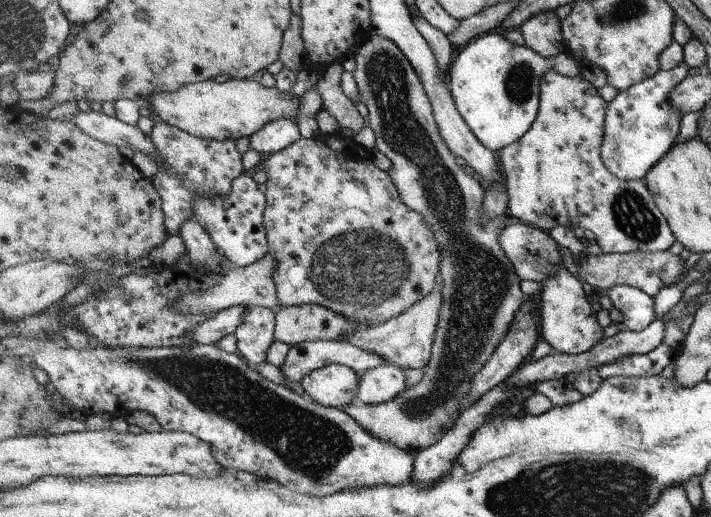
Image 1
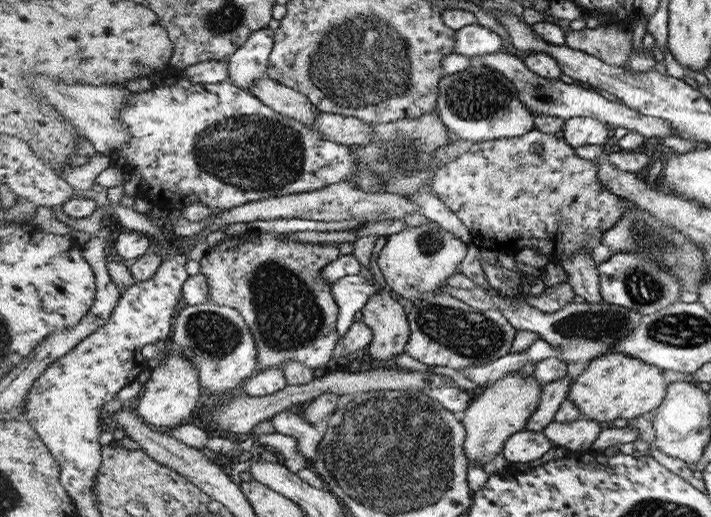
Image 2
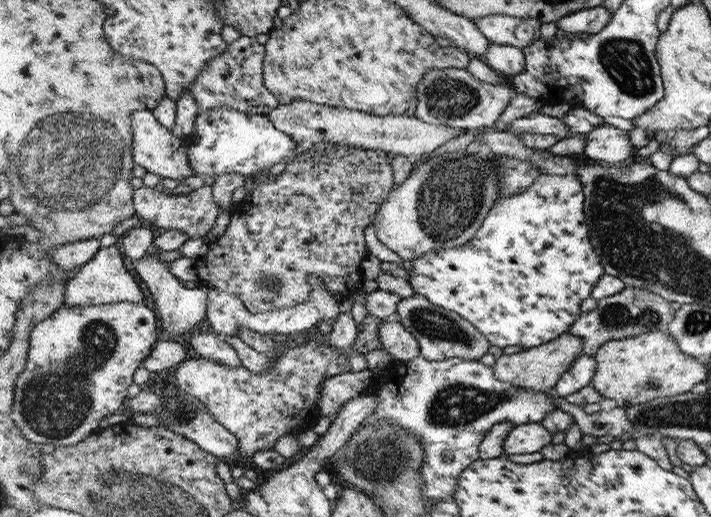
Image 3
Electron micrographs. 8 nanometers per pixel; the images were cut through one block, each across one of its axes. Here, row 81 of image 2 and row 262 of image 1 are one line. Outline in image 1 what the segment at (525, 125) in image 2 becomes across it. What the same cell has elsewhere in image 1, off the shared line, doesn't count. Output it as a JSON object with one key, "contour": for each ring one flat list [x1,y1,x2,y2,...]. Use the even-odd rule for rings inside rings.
{"contour":[[374,33,354,54,356,61,356,68,352,72,359,90,359,98,361,102,366,104,368,108,368,124,372,128,375,136,375,147,379,152,382,152,392,162,392,167,388,170,388,174,391,174,392,182,399,189,399,193,402,195,402,199,412,210,423,214,423,217,427,219,428,226,432,227,435,231,436,240,440,243,440,250,442,251,442,267,439,269,442,276,442,306,440,306,439,321,436,327,435,337,433,340,431,357,428,364,423,368,424,376,418,384,410,386,392,400,380,404,366,404,360,403,358,406,358,400,352,402,350,406,344,406,343,410,346,411,356,422,360,423,364,430,368,430,370,434,376,435,376,438,384,439,384,442,391,442,396,446,400,447,400,450,409,451,412,454,418,452,418,450,424,450,434,446,437,442,440,442,440,437,446,434,458,420,458,415,461,413,461,409,465,407,468,394,472,392,472,382,475,381,476,374,480,374,480,370,484,368,491,361,491,358,495,354,495,350,503,344,504,337,510,332,511,325,514,322,515,314,519,312,526,301,526,295,522,292,520,287,520,276,516,274,515,264,508,258,507,252,504,251,501,245,501,237,503,236,504,229,508,226,510,216,496,216,496,218,488,218,484,216,484,201,486,196,486,187,481,183,481,180,477,176,472,176,465,172,465,169,456,162,457,155,447,143,444,142,444,138,440,135,439,124,435,120,435,110,432,107,431,98,428,95,427,88,424,87,423,80,419,78,418,72,411,65,411,61,407,58,407,55,400,50,399,46,396,46,395,42,388,40,383,36]]}

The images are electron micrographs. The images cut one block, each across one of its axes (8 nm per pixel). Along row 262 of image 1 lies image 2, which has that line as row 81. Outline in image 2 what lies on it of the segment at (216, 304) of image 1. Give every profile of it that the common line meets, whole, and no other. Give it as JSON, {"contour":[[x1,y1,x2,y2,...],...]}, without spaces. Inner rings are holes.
{"contour":[[268,76,255,80,247,91,290,120,296,120,308,128,314,129,315,116,319,113,313,104,300,92,296,92]]}

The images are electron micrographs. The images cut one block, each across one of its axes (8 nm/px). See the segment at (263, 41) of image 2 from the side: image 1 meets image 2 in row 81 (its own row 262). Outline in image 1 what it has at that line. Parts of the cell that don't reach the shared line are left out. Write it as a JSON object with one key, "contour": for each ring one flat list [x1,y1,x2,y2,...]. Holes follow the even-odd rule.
{"contour":[[250,176,235,178,228,196,200,196,195,202,195,218,210,232,219,253,226,256,231,266,244,268,268,254,267,227,263,222,266,216,267,196,260,191,258,184]]}

